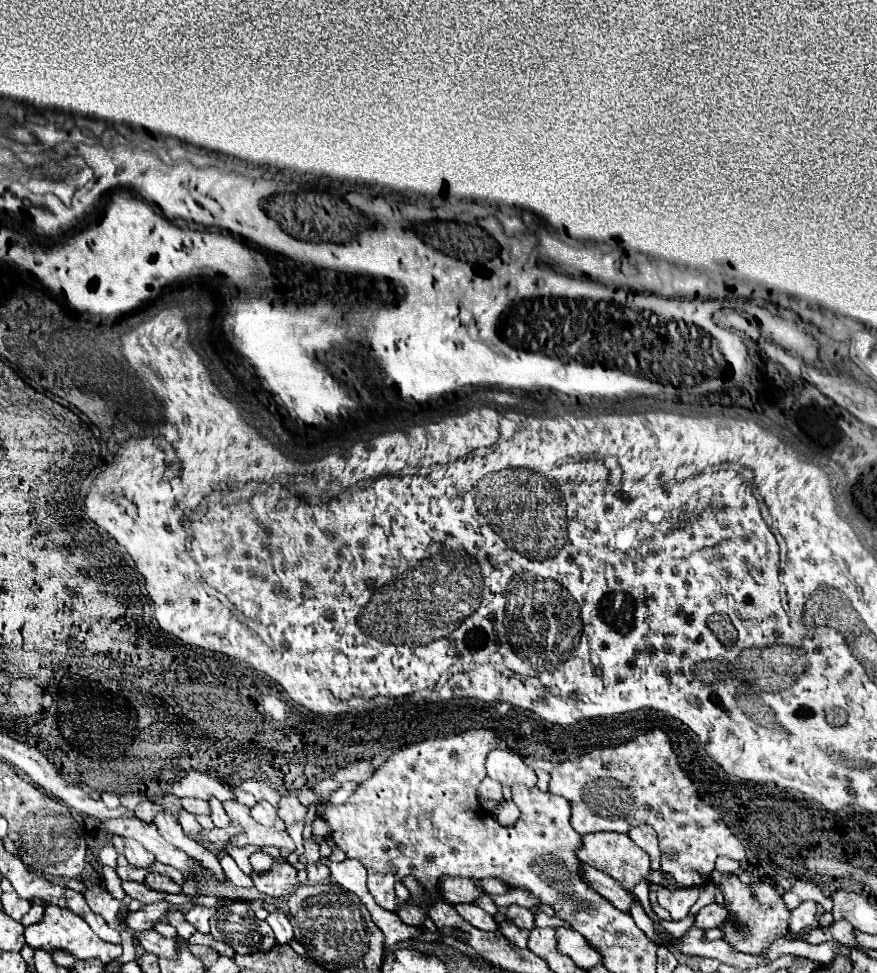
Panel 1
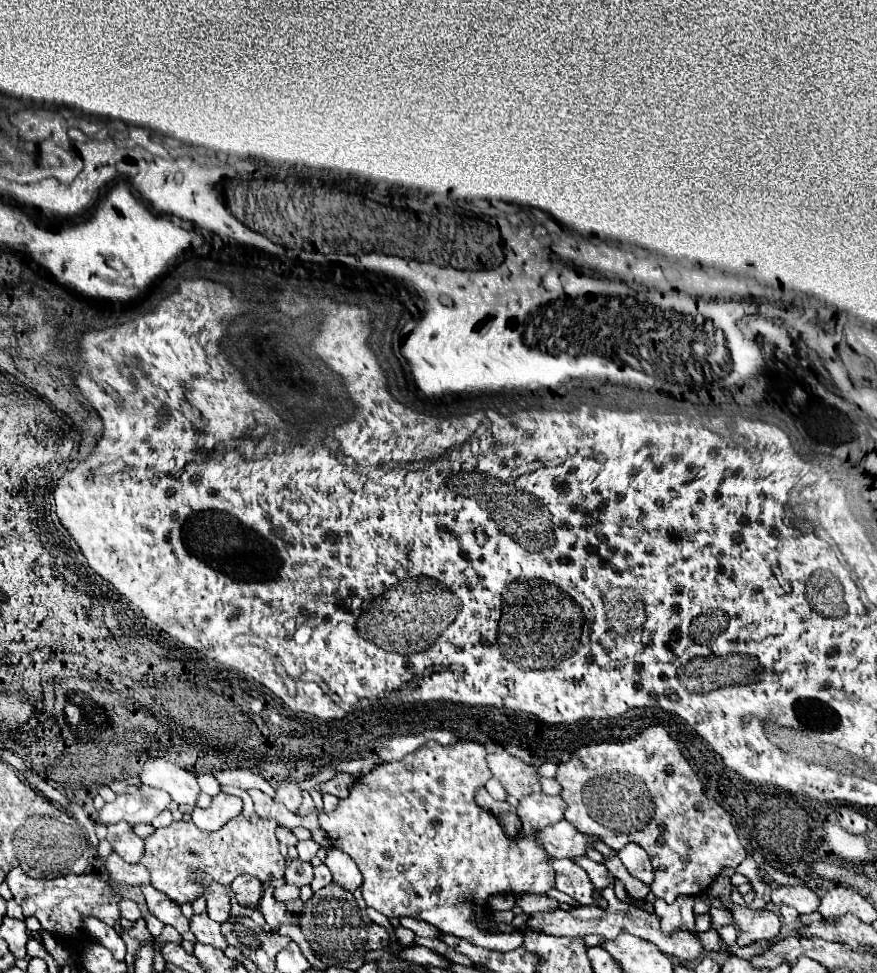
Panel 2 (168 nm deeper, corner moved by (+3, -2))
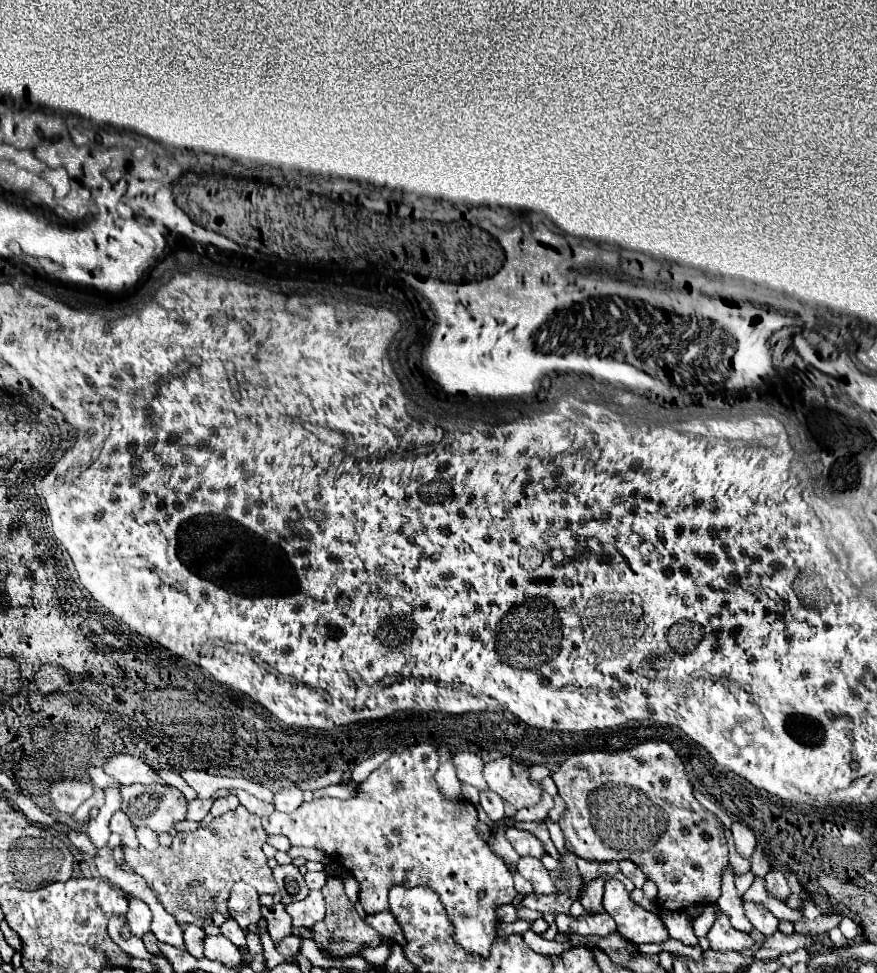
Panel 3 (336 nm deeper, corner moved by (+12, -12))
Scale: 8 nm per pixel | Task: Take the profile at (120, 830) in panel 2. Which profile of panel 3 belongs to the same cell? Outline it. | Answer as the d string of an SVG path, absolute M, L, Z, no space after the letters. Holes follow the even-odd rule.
M116 811L112 815L112 821L110 821L110 831L112 833L118 833L122 837L122 845L124 847L130 847L130 849L136 849L138 847L138 839L136 839L136 831L128 819L128 815L124 811Z

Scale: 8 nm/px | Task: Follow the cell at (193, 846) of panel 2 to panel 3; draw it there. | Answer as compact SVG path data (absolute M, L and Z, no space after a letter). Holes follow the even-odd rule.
M238 805L196 833L178 833L170 847L158 847L156 851L124 849L124 861L134 873L144 877L164 909L176 917L178 925L192 923L202 929L208 925L220 927L232 917L228 909L232 883L244 881L260 893L278 893L272 869L262 851L266 839L268 833L264 833L260 817L252 815L244 805Z

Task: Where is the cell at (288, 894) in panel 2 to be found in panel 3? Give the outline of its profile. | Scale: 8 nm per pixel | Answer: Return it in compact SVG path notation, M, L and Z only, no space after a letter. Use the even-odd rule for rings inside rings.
M276 903L276 905L270 905L270 907L262 907L262 913L264 913L266 923L268 923L266 931L268 931L268 935L270 935L274 945L278 945L286 935L292 933L292 919L286 913L282 903Z

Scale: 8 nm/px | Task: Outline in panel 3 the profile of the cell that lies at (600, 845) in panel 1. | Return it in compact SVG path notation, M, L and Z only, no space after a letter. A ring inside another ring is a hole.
M508 827L506 829L506 839L510 841L510 845L516 849L518 855L530 855L530 857L542 857L544 855L544 847L542 843L532 837L530 833L518 829L518 827Z

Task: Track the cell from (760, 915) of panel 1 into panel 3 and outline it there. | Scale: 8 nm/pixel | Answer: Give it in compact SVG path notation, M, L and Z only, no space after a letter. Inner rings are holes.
M718 911L716 921L706 937L710 941L710 949L716 949L716 951L744 951L754 947L752 935L746 935L734 929L730 925L730 919L722 911Z

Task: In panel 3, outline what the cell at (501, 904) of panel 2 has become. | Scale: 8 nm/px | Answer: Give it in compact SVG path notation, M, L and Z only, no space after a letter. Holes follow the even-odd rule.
M512 903L502 905L500 909L496 909L496 913L498 913L498 919L504 921L504 923L514 923L514 921L518 921L518 909L516 909Z

